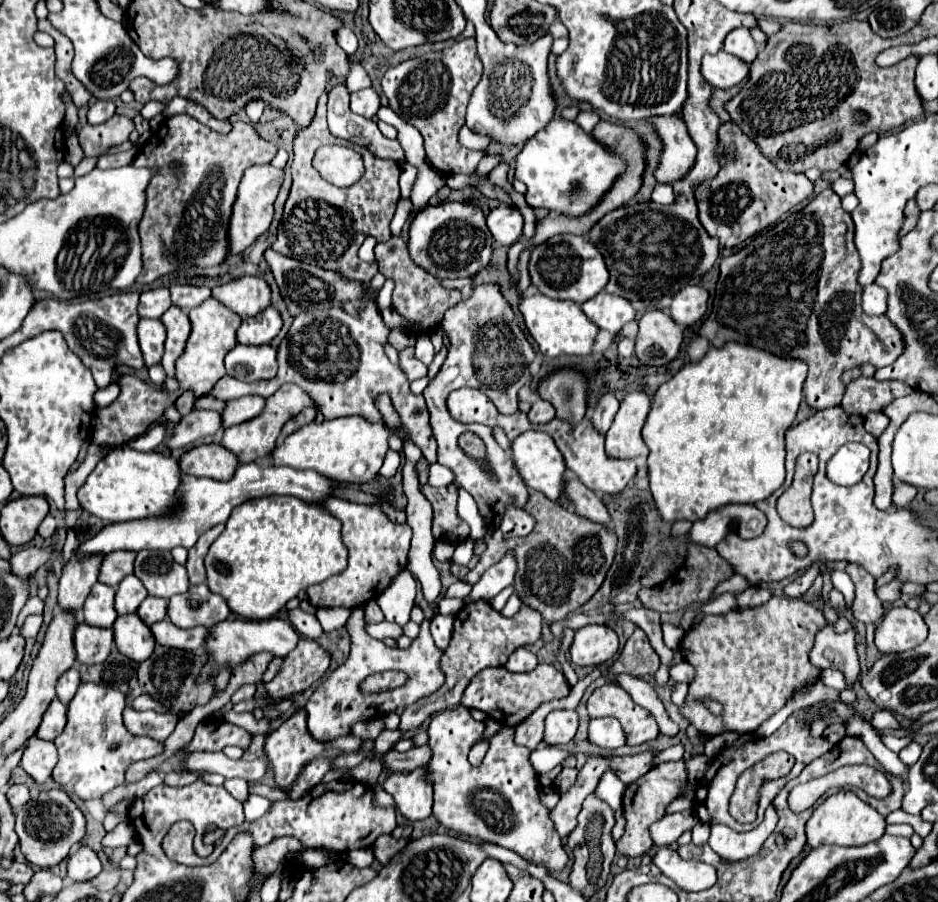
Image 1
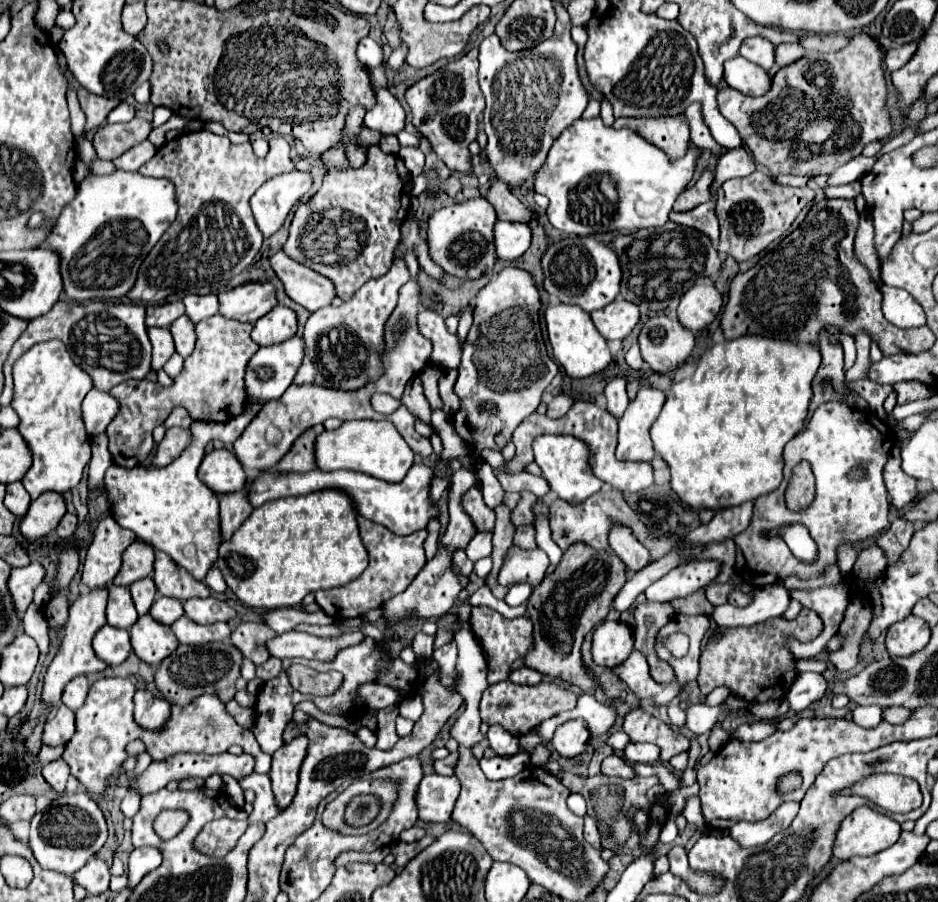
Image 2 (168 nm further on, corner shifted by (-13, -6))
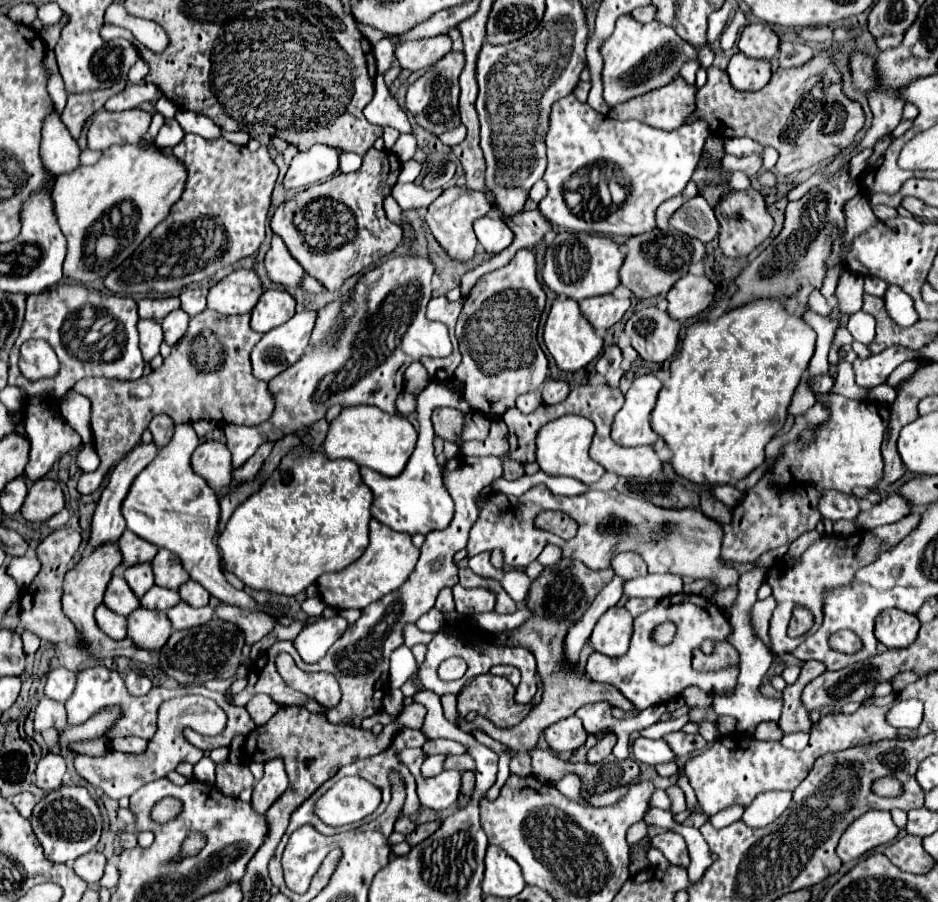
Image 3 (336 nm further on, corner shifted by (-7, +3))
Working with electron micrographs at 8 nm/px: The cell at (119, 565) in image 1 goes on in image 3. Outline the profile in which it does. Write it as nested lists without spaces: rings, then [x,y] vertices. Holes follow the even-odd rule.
[[[126,530],[122,534],[122,538],[118,540],[118,546],[122,550],[122,556],[124,556],[124,562],[122,566],[116,570],[116,574],[122,574],[122,570],[126,566],[134,566],[134,564],[140,564],[140,562],[152,562],[152,558],[156,556],[158,552],[158,546],[142,540],[140,536],[134,536],[134,532]]]

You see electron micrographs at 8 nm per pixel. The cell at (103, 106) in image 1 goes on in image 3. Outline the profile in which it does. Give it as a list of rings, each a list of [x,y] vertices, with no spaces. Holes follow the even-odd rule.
[[[140,82],[140,84],[128,84],[122,92],[114,94],[108,102],[106,102],[106,110],[114,110],[114,112],[120,112],[120,110],[130,110],[130,108],[136,108],[140,106],[142,102],[152,102],[152,100],[158,100],[162,96],[162,92],[158,92],[158,88],[154,84],[146,84],[146,82]]]

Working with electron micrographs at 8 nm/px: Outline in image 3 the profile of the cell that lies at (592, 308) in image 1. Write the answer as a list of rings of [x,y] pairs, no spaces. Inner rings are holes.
[[[612,294],[604,296],[594,296],[594,298],[584,298],[580,304],[582,314],[588,318],[588,322],[596,330],[608,330],[614,326],[624,312],[630,308],[630,300],[618,300]]]

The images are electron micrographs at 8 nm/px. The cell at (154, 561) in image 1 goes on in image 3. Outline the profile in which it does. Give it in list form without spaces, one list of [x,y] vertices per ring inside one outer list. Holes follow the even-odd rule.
[[[160,548],[156,558],[152,560],[152,568],[154,568],[154,576],[156,576],[156,584],[162,588],[170,588],[170,590],[178,590],[182,582],[186,582],[190,576],[188,572],[182,568],[182,562],[178,560],[176,554],[172,554],[166,548]]]

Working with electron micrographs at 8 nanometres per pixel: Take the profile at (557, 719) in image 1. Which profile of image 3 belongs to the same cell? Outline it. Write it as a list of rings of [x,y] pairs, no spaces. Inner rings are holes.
[[[568,716],[568,718],[558,720],[556,724],[548,726],[544,730],[544,734],[546,734],[548,746],[552,750],[556,750],[558,754],[560,752],[572,752],[572,750],[580,748],[588,738],[578,716]]]

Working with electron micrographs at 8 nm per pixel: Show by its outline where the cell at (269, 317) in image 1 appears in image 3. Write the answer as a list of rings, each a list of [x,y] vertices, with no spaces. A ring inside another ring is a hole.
[[[266,290],[252,310],[252,328],[260,334],[284,324],[294,316],[296,300],[284,290]]]

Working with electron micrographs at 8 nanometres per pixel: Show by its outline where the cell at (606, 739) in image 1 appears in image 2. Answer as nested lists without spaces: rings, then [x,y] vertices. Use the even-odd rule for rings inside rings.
[[[628,743],[624,747],[624,757],[630,763],[656,763],[660,755],[660,749],[656,749],[656,745],[652,743]]]

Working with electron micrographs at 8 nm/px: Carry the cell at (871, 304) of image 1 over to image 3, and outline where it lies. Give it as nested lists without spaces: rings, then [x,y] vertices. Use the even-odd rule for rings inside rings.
[[[890,286],[886,296],[884,296],[884,302],[886,302],[886,310],[888,310],[890,318],[896,324],[900,324],[900,326],[912,326],[918,320],[918,314],[914,310],[912,298],[906,292],[902,292],[902,288]]]

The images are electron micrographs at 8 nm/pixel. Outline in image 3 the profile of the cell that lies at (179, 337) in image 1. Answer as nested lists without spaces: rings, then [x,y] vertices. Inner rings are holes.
[[[174,310],[166,320],[162,320],[162,332],[164,332],[164,342],[168,346],[174,346],[186,332],[190,322],[190,316],[184,310]]]

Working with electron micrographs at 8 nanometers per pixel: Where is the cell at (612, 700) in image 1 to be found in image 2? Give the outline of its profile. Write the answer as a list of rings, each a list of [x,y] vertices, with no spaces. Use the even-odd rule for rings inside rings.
[[[632,709],[630,713],[626,713],[622,727],[632,741],[646,741],[658,745],[660,761],[664,763],[668,763],[670,757],[674,757],[676,753],[688,751],[690,747],[690,741],[682,733],[670,729],[664,721],[648,715],[642,709]]]

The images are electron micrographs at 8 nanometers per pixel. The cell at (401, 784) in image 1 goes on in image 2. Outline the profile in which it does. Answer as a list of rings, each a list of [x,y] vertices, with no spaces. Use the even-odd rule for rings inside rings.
[[[424,775],[416,793],[418,819],[426,823],[444,823],[450,819],[456,797],[460,793],[458,779],[444,775]]]

